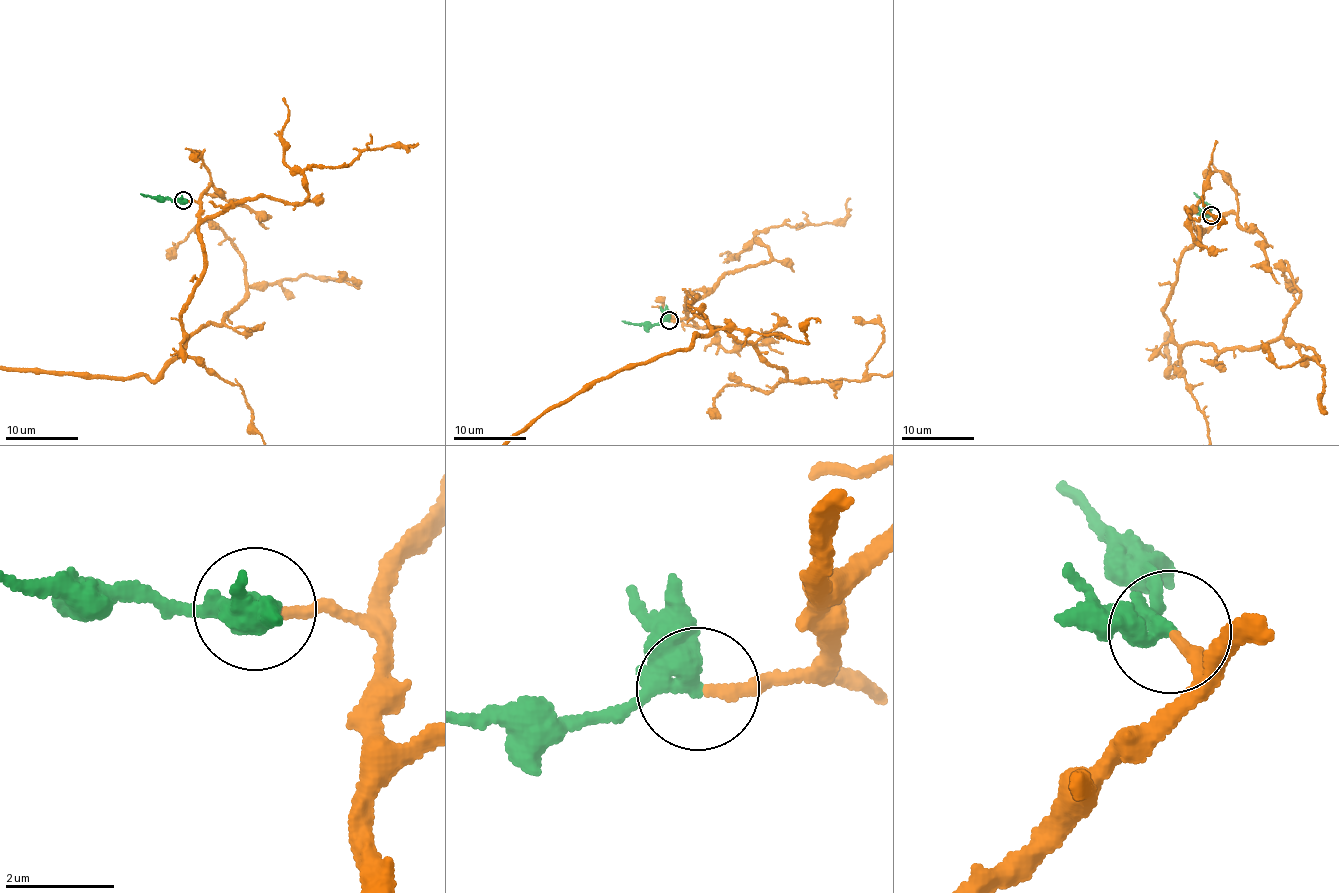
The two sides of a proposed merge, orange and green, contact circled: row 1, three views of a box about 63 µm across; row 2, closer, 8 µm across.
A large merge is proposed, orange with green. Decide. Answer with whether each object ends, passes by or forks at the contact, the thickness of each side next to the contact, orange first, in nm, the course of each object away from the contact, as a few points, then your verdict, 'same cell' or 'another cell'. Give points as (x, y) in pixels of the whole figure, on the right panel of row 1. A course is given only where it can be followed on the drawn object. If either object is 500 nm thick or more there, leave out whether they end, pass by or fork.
orange ends there; green passes by; 200 nm thick on the orange side, 300 nm on the other; green runs (1212, 216), (1193, 192); same cell

